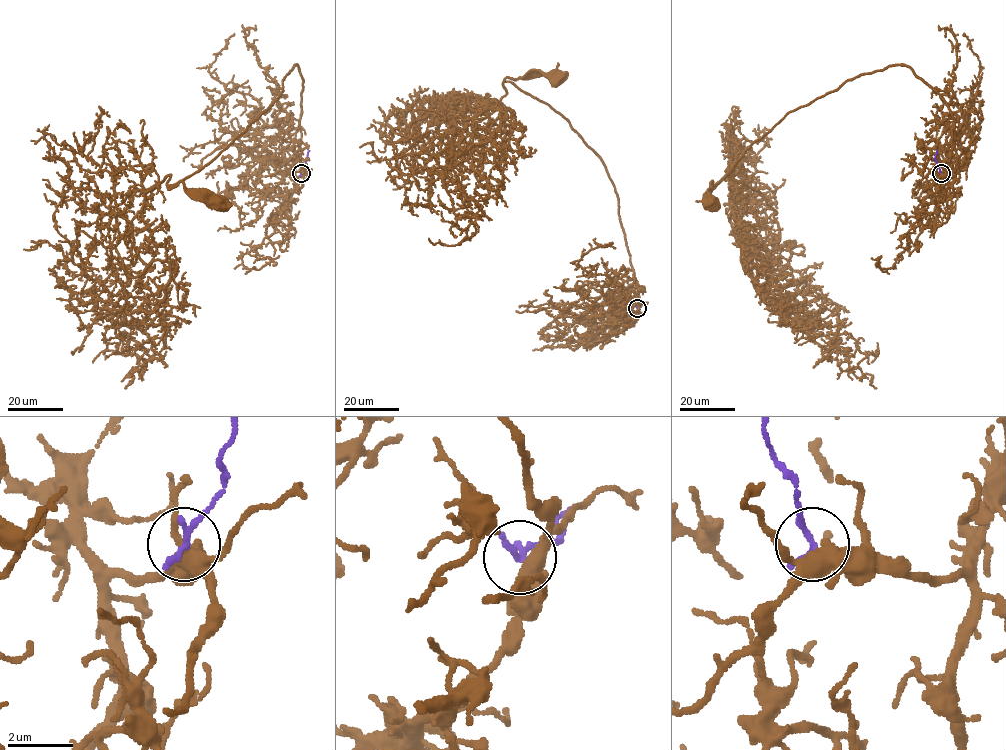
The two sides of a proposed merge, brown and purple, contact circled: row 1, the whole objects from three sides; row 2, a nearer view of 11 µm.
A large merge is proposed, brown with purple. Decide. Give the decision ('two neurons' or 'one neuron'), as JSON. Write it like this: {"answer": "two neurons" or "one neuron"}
{"answer": "one neuron"}

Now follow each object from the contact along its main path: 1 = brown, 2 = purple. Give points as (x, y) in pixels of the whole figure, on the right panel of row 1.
1: (941, 174), (955, 173), (952, 112), (909, 67), (888, 66), (790, 111), (713, 189), (711, 182), (710, 201)
2: (941, 173), (935, 159), (937, 150)

